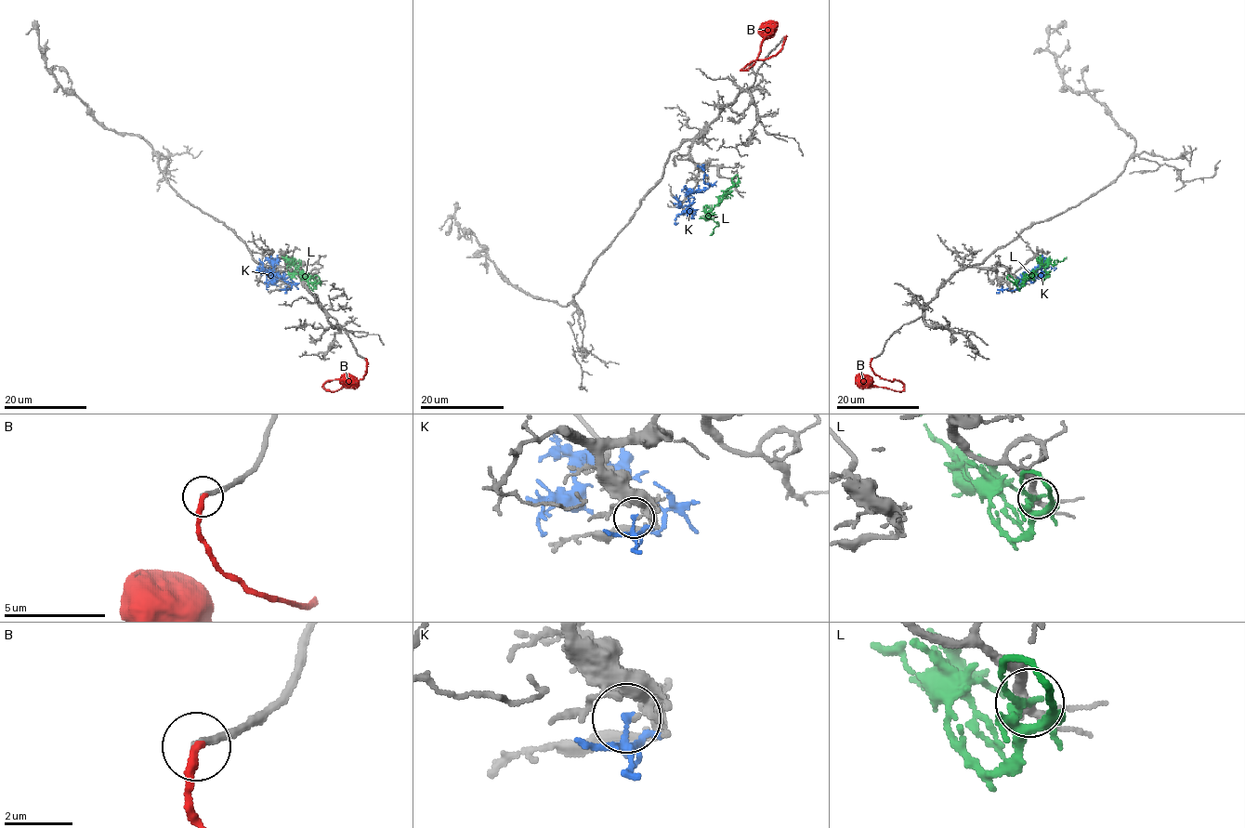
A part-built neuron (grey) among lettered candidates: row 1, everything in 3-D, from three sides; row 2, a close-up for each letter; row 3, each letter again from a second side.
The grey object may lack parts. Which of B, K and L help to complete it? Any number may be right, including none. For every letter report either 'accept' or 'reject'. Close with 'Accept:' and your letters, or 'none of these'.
B: accept
K: reject
L: reject
Accept: B

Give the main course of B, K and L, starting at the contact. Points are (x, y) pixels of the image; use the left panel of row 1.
B: (365, 359), (366, 374), (361, 378), (329, 379), (323, 387), (336, 391), (352, 377)
K: (285, 285), (285, 290), (291, 288), (291, 284), (276, 275), (270, 281), (272, 277), (258, 266), (261, 270)
L: (318, 281), (312, 289), (292, 263), (298, 265), (300, 260), (295, 261), (292, 256)

